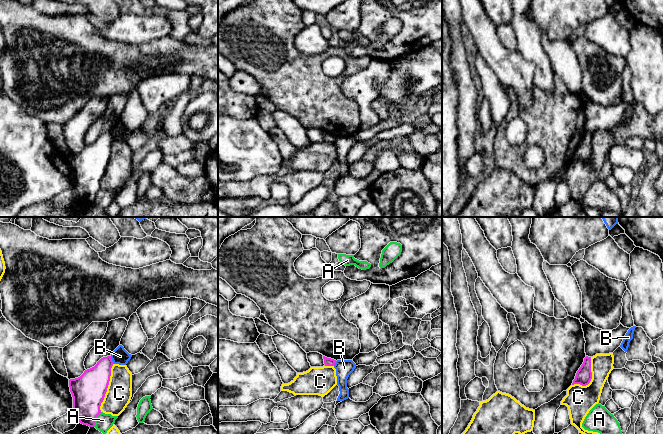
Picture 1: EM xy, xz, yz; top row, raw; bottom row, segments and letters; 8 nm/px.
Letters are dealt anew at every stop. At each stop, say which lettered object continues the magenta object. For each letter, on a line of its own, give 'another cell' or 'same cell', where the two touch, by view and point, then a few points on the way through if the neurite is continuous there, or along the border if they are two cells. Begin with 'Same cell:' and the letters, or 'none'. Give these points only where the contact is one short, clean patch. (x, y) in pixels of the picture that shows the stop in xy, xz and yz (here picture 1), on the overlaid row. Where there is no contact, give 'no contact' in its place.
Same cell: none
A: another cell | xy (95, 419)
B: another cell | xy (111, 360) | along xy (110, 356), (113, 363)
C: another cell | xy (107, 387)

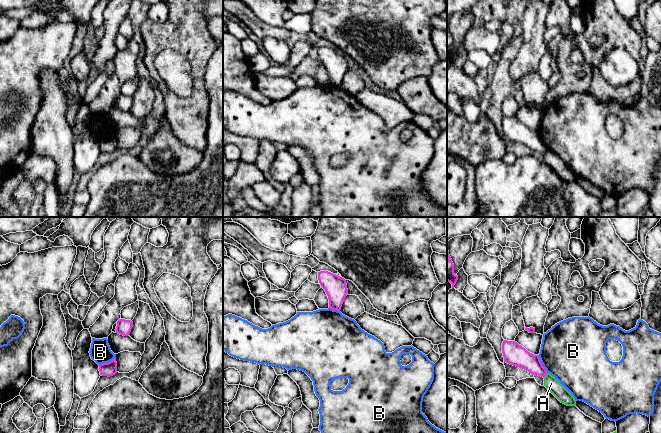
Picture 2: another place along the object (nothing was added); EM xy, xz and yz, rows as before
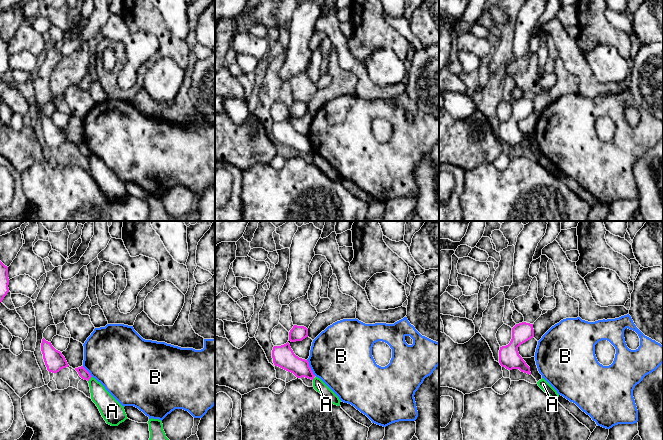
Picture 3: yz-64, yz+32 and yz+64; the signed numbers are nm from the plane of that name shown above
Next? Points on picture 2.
Same cell: none
A: another cell | yz (545, 375) | along yz (547, 373), (543, 377)
B: another cell | yz (541, 364)

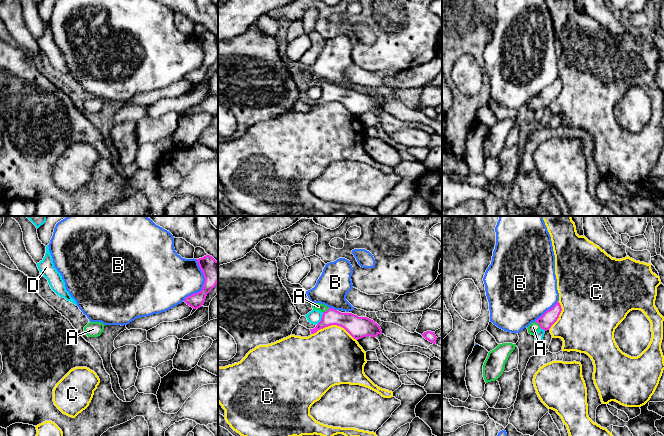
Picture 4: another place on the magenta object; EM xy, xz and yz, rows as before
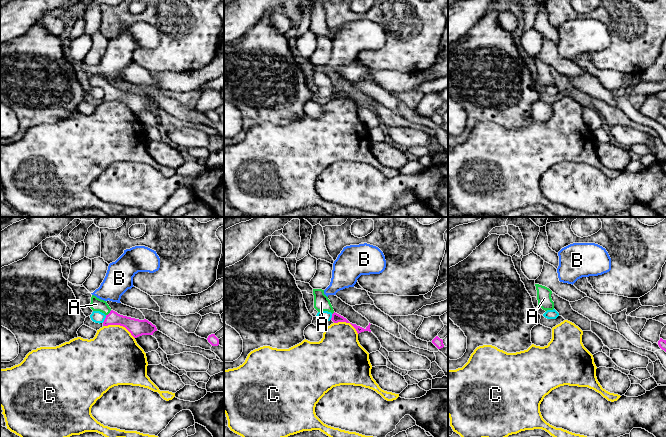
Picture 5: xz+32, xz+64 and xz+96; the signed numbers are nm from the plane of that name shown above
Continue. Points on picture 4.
Same cell: A
A: same cell | yz (538, 323) | across yz (550, 316), (544, 322), (538, 323), (533, 327)
B: another cell | xy (204, 283)
C: another cell | xz (334, 324)
D: another cell | xz (321, 318)

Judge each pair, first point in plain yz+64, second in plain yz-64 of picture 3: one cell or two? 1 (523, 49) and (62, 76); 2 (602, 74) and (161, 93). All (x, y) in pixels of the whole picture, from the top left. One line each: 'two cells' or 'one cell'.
1: one cell
2: one cell

